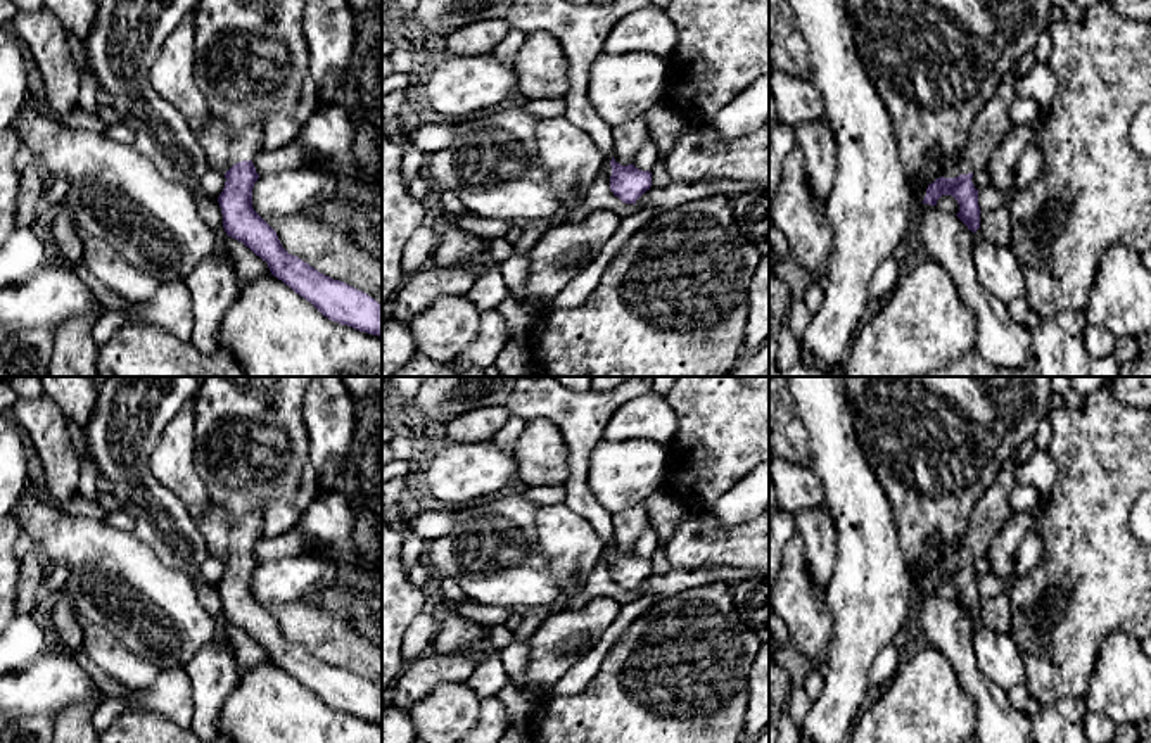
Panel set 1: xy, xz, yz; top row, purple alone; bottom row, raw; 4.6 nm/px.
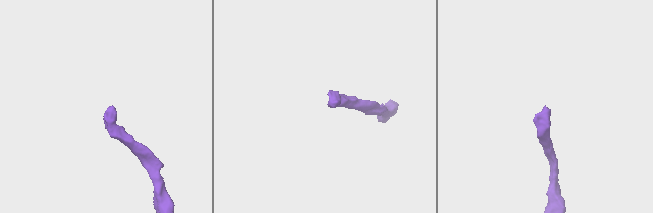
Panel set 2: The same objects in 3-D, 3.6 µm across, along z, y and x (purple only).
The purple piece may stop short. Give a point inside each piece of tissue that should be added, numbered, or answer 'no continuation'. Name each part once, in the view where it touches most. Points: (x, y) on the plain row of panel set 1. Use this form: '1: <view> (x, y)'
1: yz (991, 514)

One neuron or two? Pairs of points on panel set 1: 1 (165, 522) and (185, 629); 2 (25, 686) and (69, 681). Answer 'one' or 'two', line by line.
1: two
2: one

